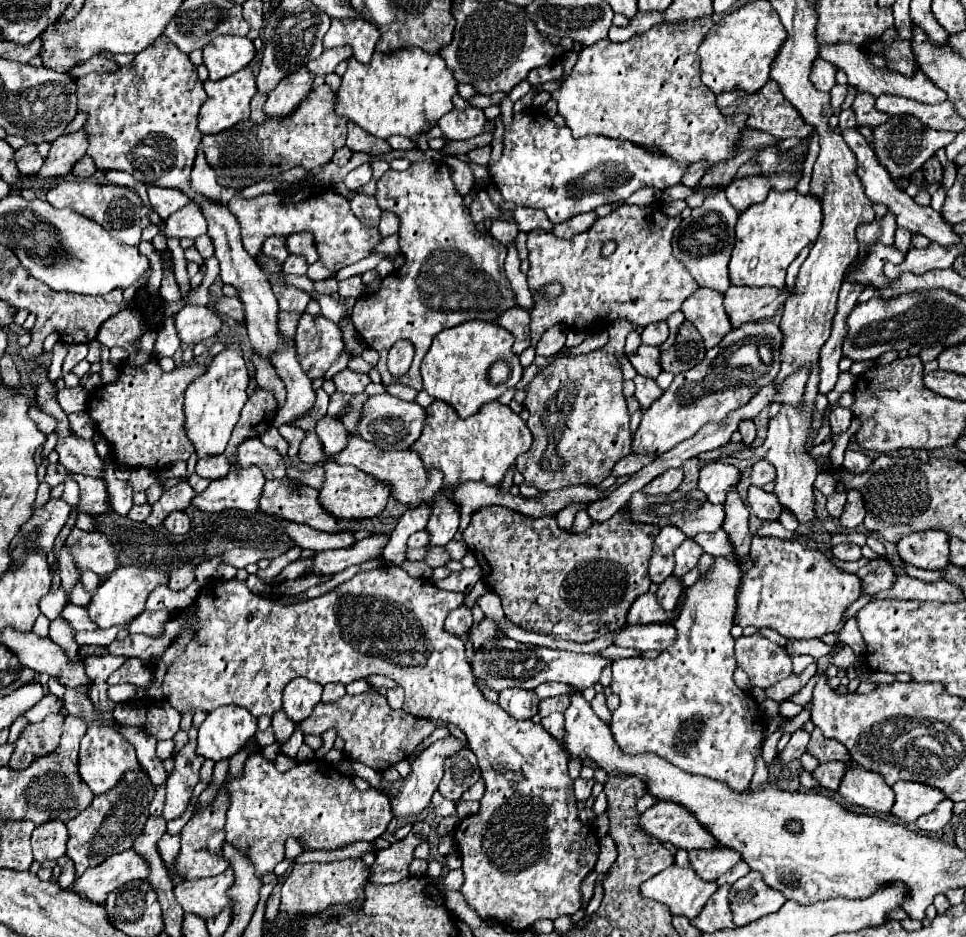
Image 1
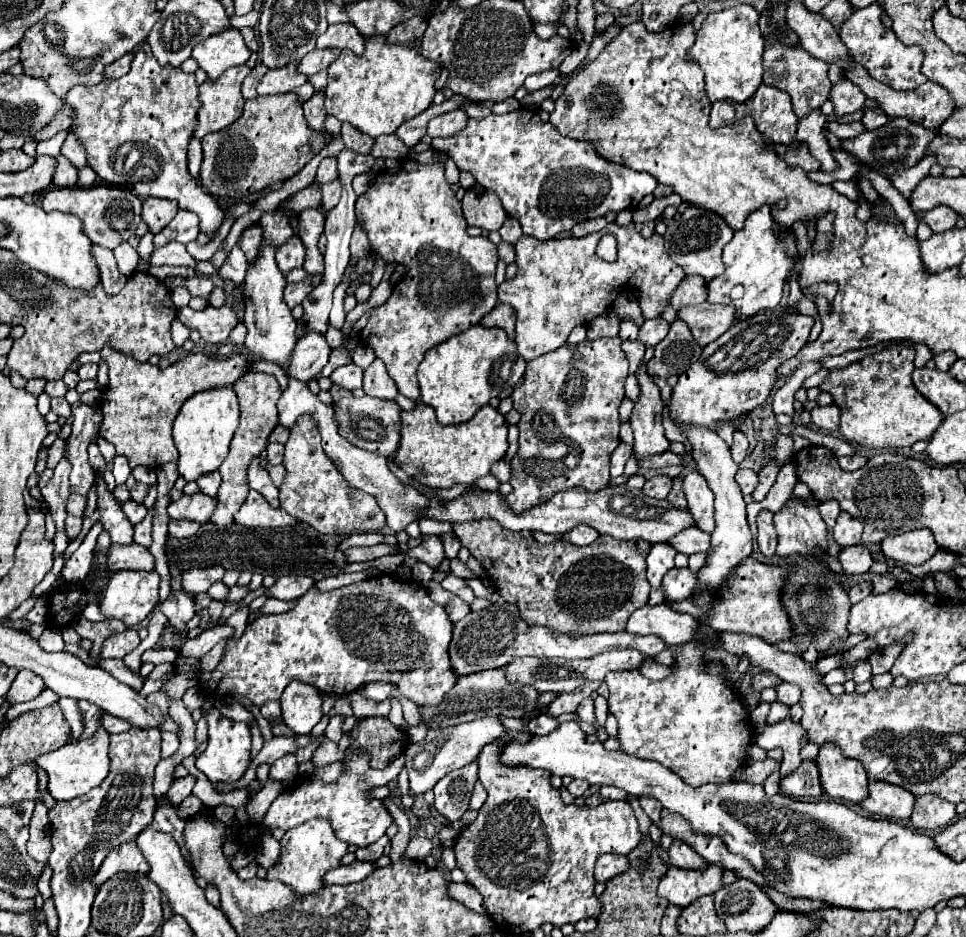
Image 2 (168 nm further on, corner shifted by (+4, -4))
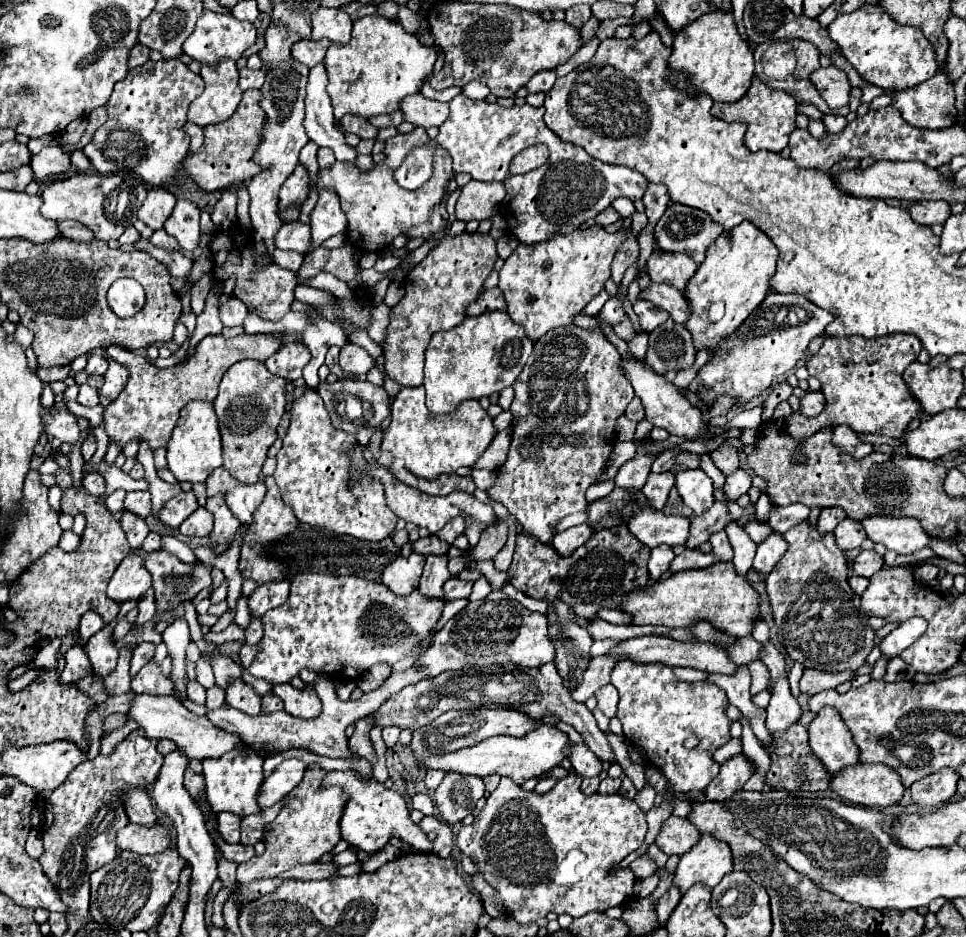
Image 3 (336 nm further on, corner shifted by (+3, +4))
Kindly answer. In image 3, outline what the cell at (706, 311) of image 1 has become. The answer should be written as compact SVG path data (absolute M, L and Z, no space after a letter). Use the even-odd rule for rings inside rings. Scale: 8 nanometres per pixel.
M653 253L647 263L647 269L649 269L649 277L653 283L667 283L667 285L677 287L679 291L685 291L687 283L691 281L699 265L687 255Z

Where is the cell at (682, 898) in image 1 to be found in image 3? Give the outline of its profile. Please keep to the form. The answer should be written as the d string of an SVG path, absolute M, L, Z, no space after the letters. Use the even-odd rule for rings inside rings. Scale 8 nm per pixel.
M703 835L687 855L681 855L681 861L673 873L673 885L681 893L689 891L695 883L715 887L731 871L731 849L725 843L715 843L715 839L707 839L707 835Z

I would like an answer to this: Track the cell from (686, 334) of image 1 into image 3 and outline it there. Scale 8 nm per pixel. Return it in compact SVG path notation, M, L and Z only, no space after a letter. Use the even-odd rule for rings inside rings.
M669 319L661 327L649 333L649 351L645 357L647 365L665 375L671 369L689 369L695 363L693 337L685 325Z

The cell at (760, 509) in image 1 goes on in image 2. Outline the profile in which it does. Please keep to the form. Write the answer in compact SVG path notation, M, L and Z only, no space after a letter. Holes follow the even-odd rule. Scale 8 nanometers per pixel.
M762 511L758 515L758 549L766 559L770 559L776 553L776 545L778 545L778 535L774 531L772 513Z

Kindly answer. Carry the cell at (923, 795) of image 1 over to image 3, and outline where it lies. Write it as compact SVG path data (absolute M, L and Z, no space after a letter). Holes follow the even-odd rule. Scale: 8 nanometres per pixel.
M887 765L849 767L843 775L831 779L831 789L859 807L891 807L899 805L905 787L897 771Z

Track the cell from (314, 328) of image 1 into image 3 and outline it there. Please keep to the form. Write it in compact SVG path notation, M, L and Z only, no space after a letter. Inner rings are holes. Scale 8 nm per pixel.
M295 341L295 343L285 343L277 353L273 353L265 361L265 367L283 379L295 381L301 377L307 361L311 361L311 353L301 341Z

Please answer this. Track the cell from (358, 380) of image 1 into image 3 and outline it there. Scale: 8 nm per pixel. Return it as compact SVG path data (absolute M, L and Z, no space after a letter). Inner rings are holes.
M349 343L347 347L341 347L341 355L339 355L339 365L345 373L349 375L359 375L359 373L367 373L373 365L373 359L369 357L369 353L363 347L357 347L353 343Z

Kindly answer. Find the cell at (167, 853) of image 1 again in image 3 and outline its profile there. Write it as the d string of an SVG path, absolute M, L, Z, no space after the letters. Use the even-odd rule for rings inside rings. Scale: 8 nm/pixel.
M139 789L129 791L125 801L127 801L127 817L131 823L143 827L155 827L159 823L159 817L155 813L155 807L147 791L139 791Z

